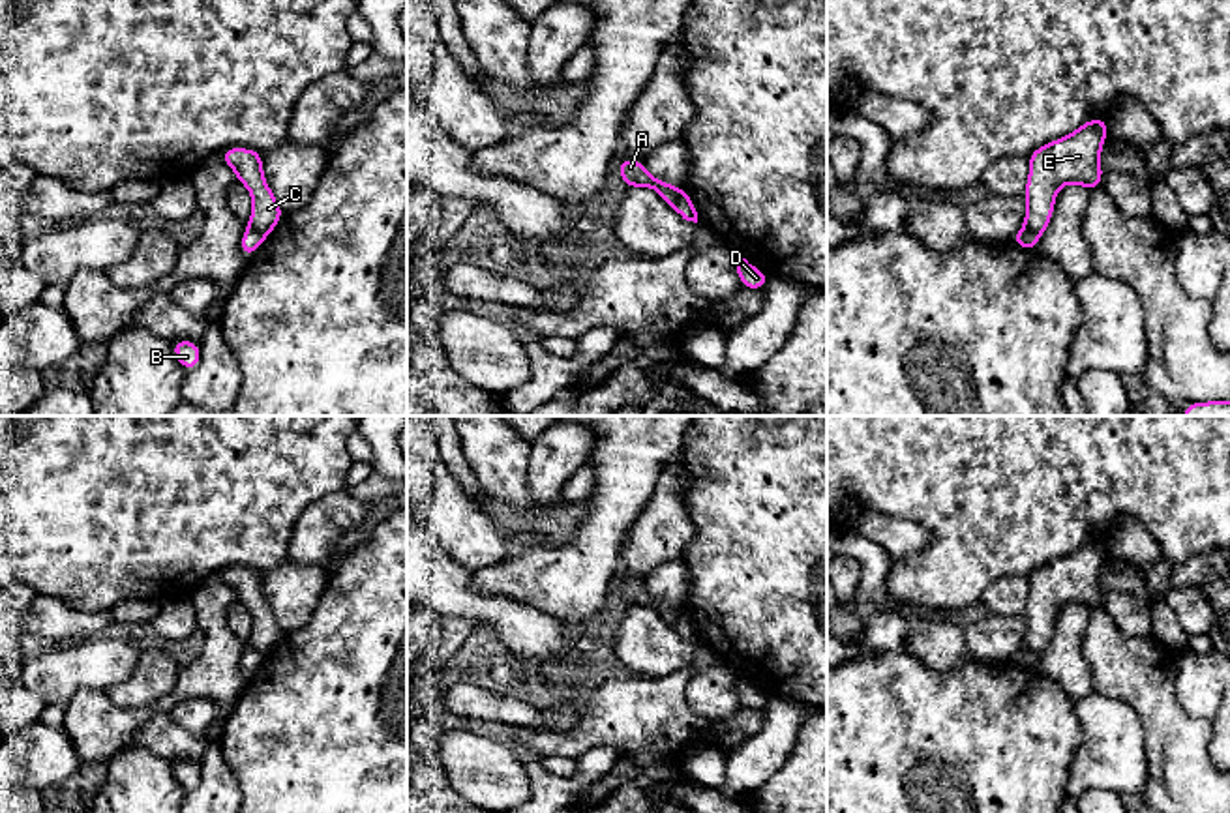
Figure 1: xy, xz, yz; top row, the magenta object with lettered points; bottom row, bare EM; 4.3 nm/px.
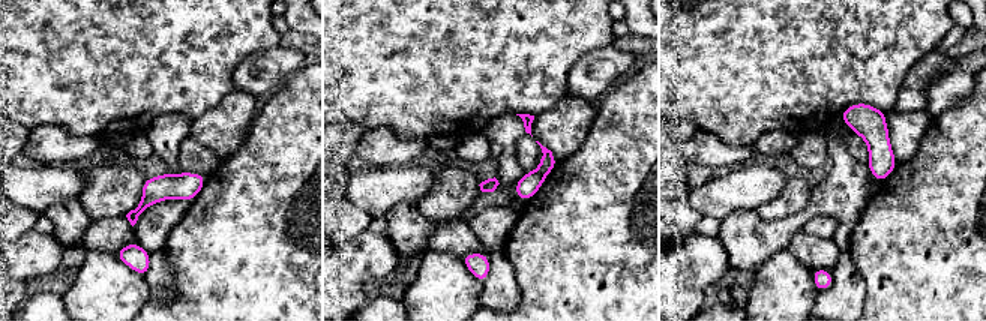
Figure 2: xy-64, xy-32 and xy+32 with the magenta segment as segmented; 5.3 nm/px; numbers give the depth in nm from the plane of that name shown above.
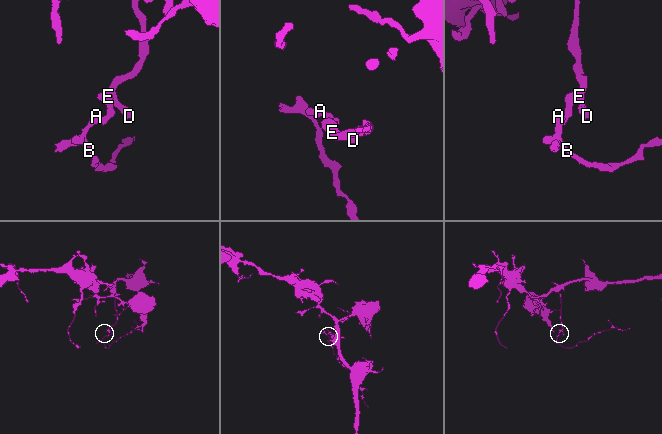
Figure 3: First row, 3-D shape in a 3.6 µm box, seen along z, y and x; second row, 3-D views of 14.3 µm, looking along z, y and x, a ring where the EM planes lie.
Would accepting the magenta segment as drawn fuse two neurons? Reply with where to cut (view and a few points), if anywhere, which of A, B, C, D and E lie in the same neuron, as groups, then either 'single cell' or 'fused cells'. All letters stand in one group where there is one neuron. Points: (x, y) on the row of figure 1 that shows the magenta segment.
cut xy (248, 225), (263, 238); groups A B / C D E; fused cells

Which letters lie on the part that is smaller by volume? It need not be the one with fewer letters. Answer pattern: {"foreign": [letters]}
{"foreign": ["A", "B"]}

